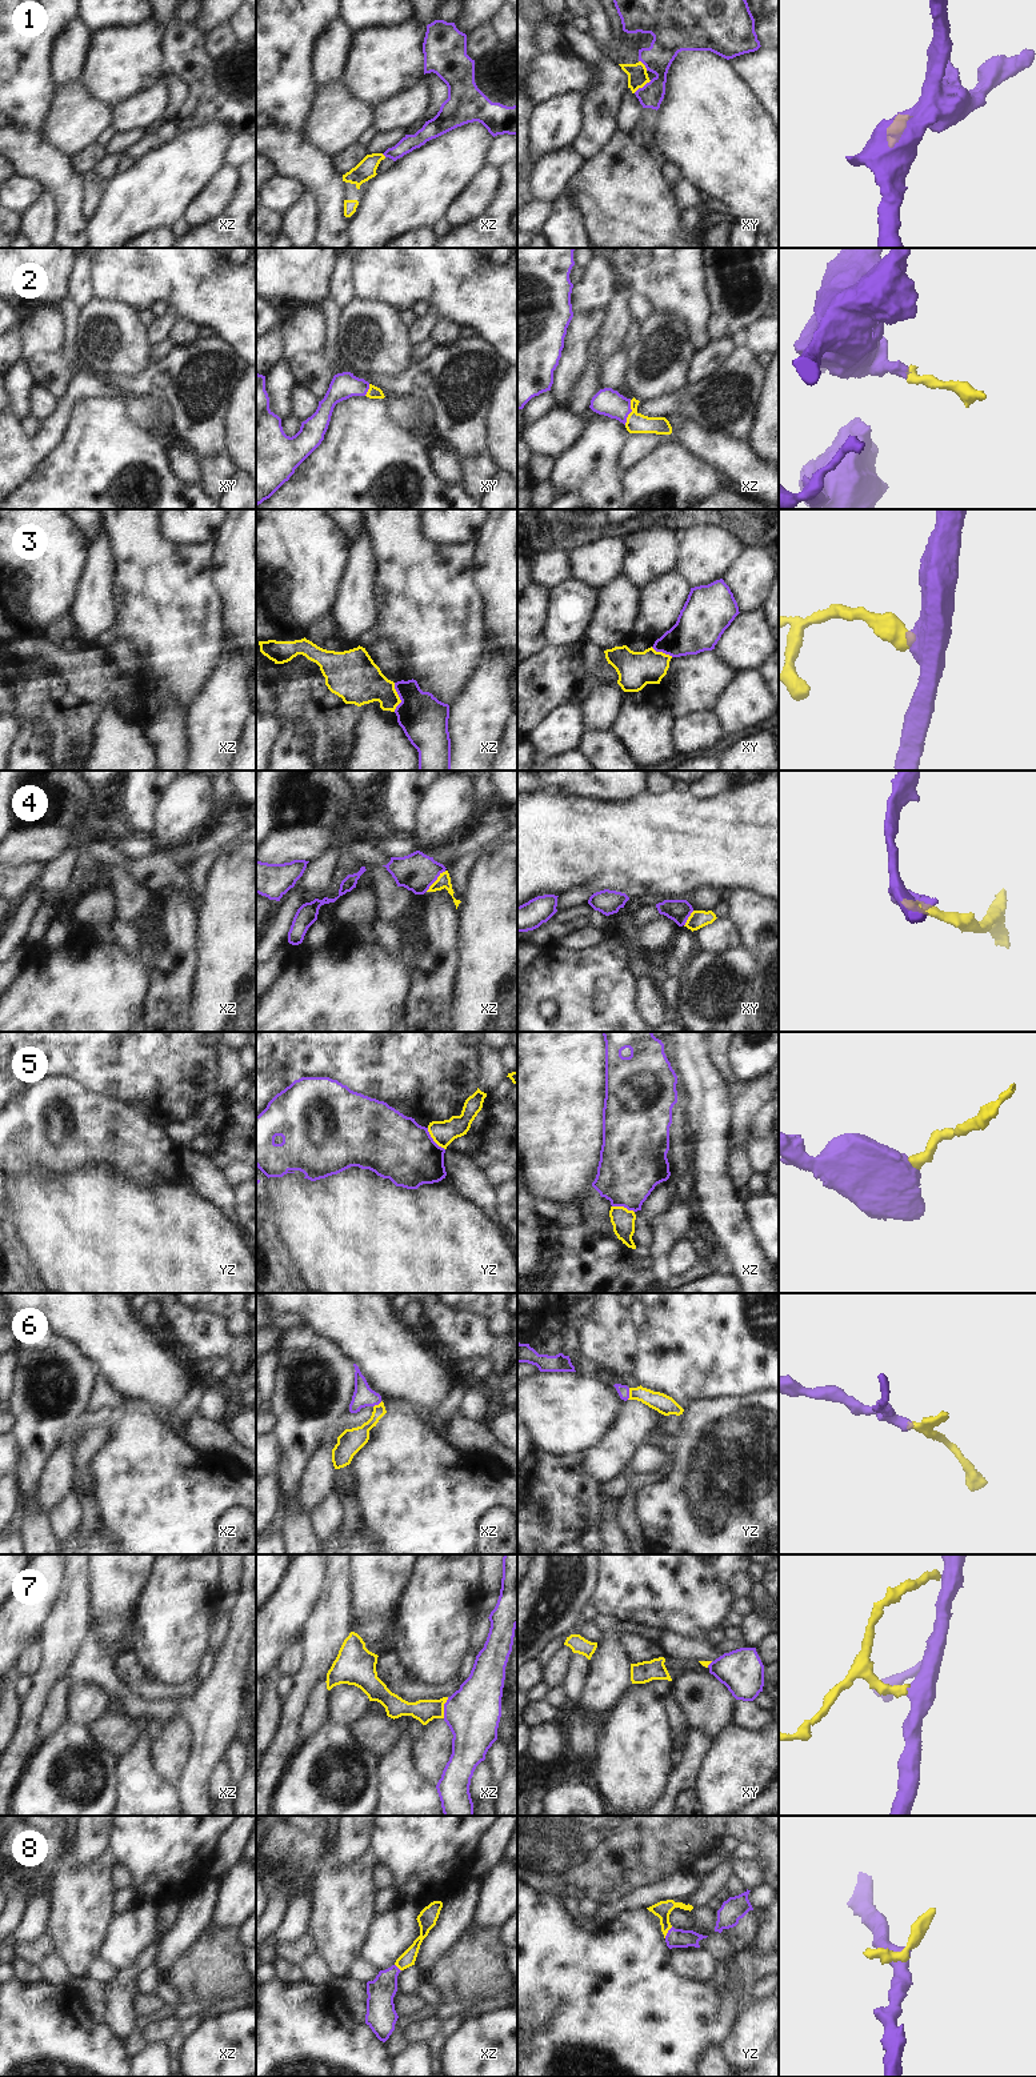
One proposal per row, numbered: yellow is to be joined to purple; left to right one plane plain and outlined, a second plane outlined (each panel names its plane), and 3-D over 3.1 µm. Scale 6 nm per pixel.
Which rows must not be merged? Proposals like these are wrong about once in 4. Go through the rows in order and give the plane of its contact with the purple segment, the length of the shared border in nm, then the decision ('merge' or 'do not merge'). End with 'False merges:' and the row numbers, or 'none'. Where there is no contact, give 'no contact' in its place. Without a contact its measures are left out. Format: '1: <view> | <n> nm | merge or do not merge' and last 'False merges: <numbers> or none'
1: xy | 130 nm | merge
2: xz | 160 nm | merge
3: xz | 180 nm | do not merge
4: xz | 180 nm | merge
5: yz | 170 nm | do not merge
6: yz | 70 nm | merge
7: xz | 130 nm | merge
8: yz | 90 nm | merge
False merges: 3, 5

